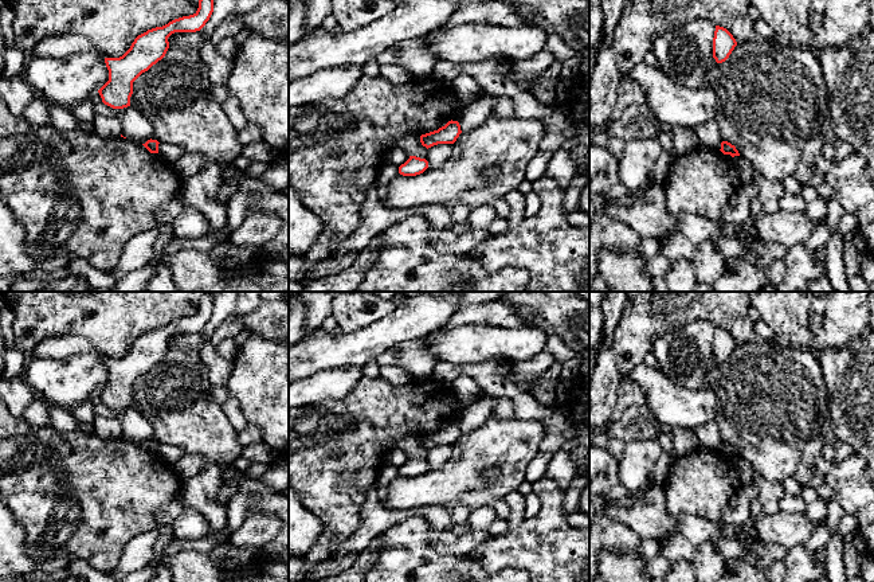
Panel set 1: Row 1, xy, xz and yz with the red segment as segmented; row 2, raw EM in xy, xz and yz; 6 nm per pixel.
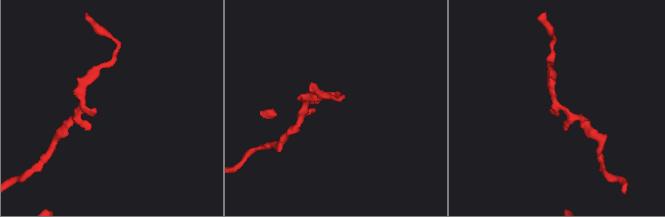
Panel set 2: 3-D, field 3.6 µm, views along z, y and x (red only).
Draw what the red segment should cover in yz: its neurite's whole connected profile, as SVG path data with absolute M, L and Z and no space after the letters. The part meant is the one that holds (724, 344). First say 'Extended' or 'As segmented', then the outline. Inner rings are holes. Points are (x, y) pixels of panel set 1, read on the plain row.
As segmented. M716 327L713 339L713 359L717 364L725 363L737 347L733 336L724 328Z

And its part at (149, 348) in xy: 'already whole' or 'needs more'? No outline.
already whole

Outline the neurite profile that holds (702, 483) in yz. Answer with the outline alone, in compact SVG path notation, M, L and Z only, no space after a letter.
M698 448L674 458L662 487L667 515L691 515L722 526L722 509L737 496L741 483L726 456Z

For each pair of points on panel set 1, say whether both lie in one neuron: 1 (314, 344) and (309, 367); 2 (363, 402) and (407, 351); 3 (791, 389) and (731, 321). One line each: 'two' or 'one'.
1: one
2: two
3: two

